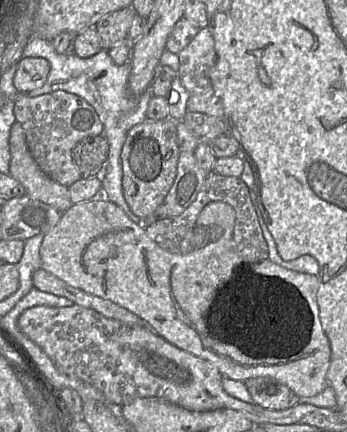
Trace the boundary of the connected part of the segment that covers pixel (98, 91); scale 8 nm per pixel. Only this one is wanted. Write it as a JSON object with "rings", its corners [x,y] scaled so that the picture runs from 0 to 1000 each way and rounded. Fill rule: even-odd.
{"rings":[[[98,81],[66,116],[66,132],[121,132],[144,146],[144,167],[130,194],[118,204],[86,211],[84,220],[104,225],[179,208],[242,227],[274,252],[300,292],[297,313],[314,331],[311,370],[285,403],[277,405],[294,426],[291,454],[346,477],[383,514],[415,521],[415,507],[392,500],[360,463],[346,359],[369,303],[392,287],[424,275],[427,238],[435,225],[444,222],[435,204],[401,227],[386,227],[375,218],[369,181],[378,164],[378,139],[372,146],[337,150],[317,132],[311,116],[303,113],[291,113],[280,125],[256,134],[173,125],[161,120],[147,95]]]}

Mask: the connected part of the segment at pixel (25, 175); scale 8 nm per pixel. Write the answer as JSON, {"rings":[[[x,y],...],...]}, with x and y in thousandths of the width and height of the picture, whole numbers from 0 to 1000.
{"rings":[[[52,280],[32,294],[26,343],[29,405],[66,428],[78,451],[176,493],[210,475],[196,433],[153,417],[110,384],[84,347],[66,292]]]}

